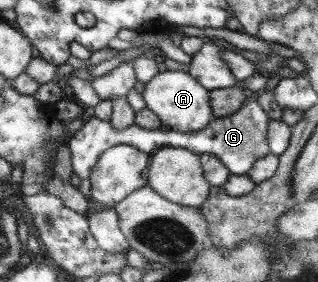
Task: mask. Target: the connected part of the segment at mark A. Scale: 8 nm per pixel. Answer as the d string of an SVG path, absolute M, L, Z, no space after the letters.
M166 70L153 76L149 82L144 84L141 98L145 101L145 108L157 116L160 125L178 133L192 133L207 127L213 120L213 116L208 104L208 92L205 91L189 74L179 72L179 70Z

